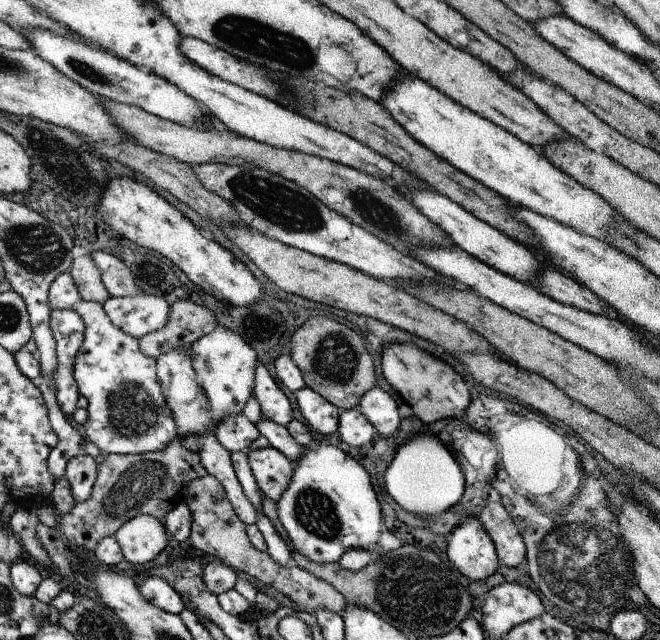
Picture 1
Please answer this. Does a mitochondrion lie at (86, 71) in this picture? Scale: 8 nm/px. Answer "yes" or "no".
yes

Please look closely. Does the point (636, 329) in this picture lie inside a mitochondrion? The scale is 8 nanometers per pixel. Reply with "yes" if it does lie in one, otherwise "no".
no

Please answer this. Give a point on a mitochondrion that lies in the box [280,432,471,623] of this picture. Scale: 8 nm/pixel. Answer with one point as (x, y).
(313, 510)

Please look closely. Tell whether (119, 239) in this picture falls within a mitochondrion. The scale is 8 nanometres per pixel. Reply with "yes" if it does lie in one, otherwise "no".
no

